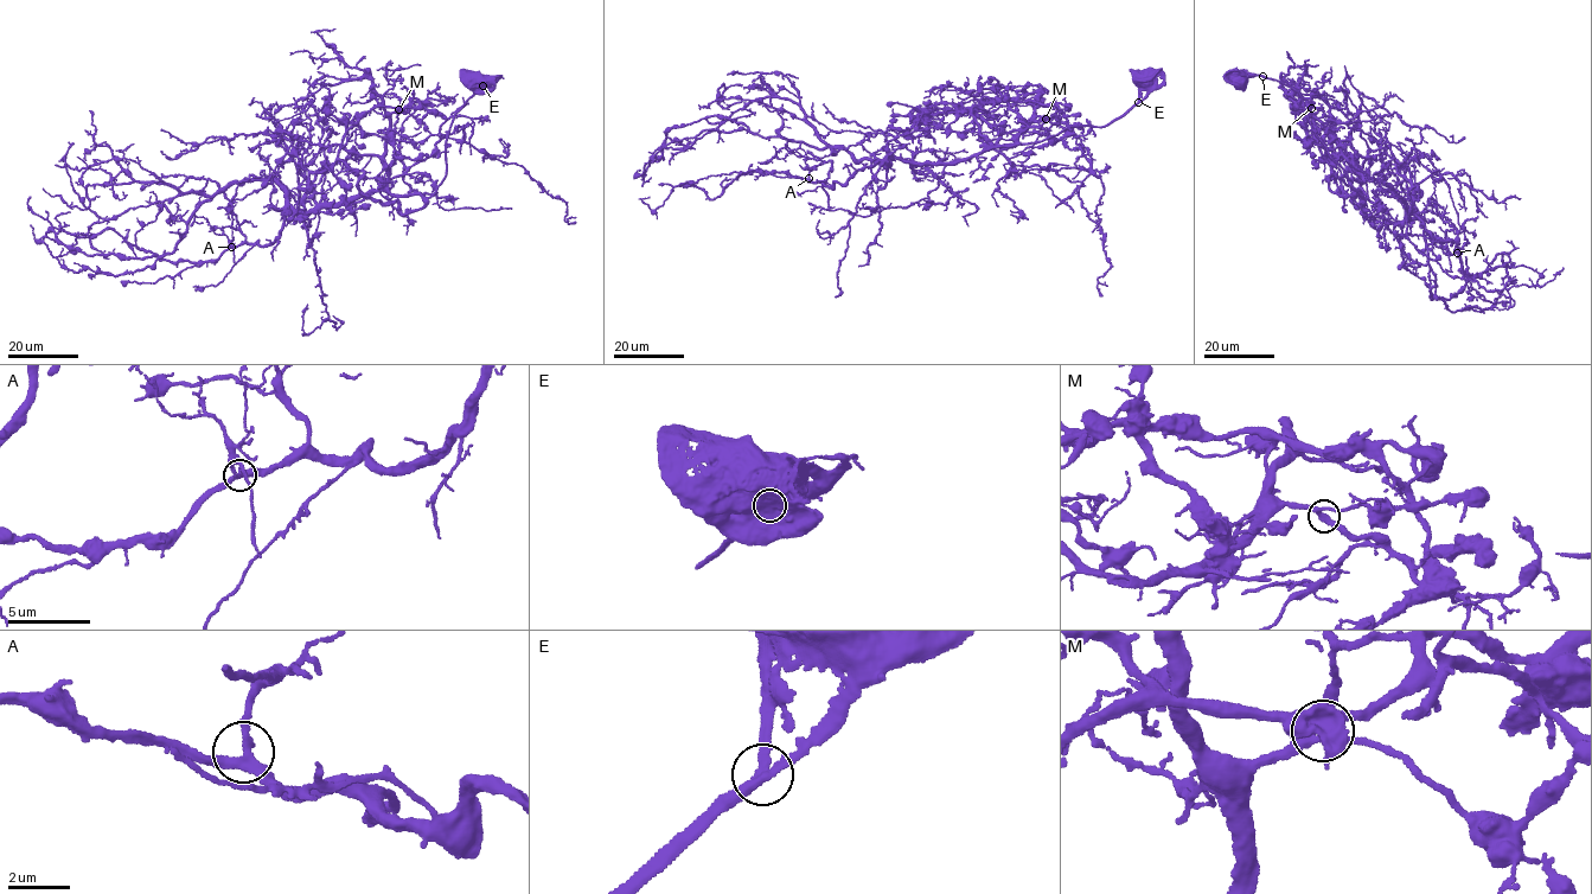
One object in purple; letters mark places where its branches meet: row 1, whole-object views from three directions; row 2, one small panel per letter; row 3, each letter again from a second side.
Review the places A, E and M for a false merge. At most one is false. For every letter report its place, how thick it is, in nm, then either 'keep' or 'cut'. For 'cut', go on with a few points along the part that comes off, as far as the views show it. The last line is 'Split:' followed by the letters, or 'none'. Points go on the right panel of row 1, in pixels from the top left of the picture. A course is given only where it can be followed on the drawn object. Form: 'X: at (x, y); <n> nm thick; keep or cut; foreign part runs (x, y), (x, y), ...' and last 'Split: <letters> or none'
A: at (1457, 253); 280 nm thick; keep
E: at (1263, 76); 320 nm thick; keep
M: at (1311, 108); 300 nm thick; keep
Split: none

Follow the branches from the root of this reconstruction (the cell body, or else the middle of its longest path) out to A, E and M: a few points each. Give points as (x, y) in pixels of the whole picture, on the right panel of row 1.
A: (1239, 81), (1261, 75), (1297, 91), (1347, 177), (1394, 190), (1405, 214), (1459, 244), (1457, 253)
E: (1239, 81), (1263, 76)
M: (1239, 81), (1241, 84), (1261, 75), (1298, 93), (1329, 155), (1349, 179), (1361, 184), (1362, 173), (1311, 108)

